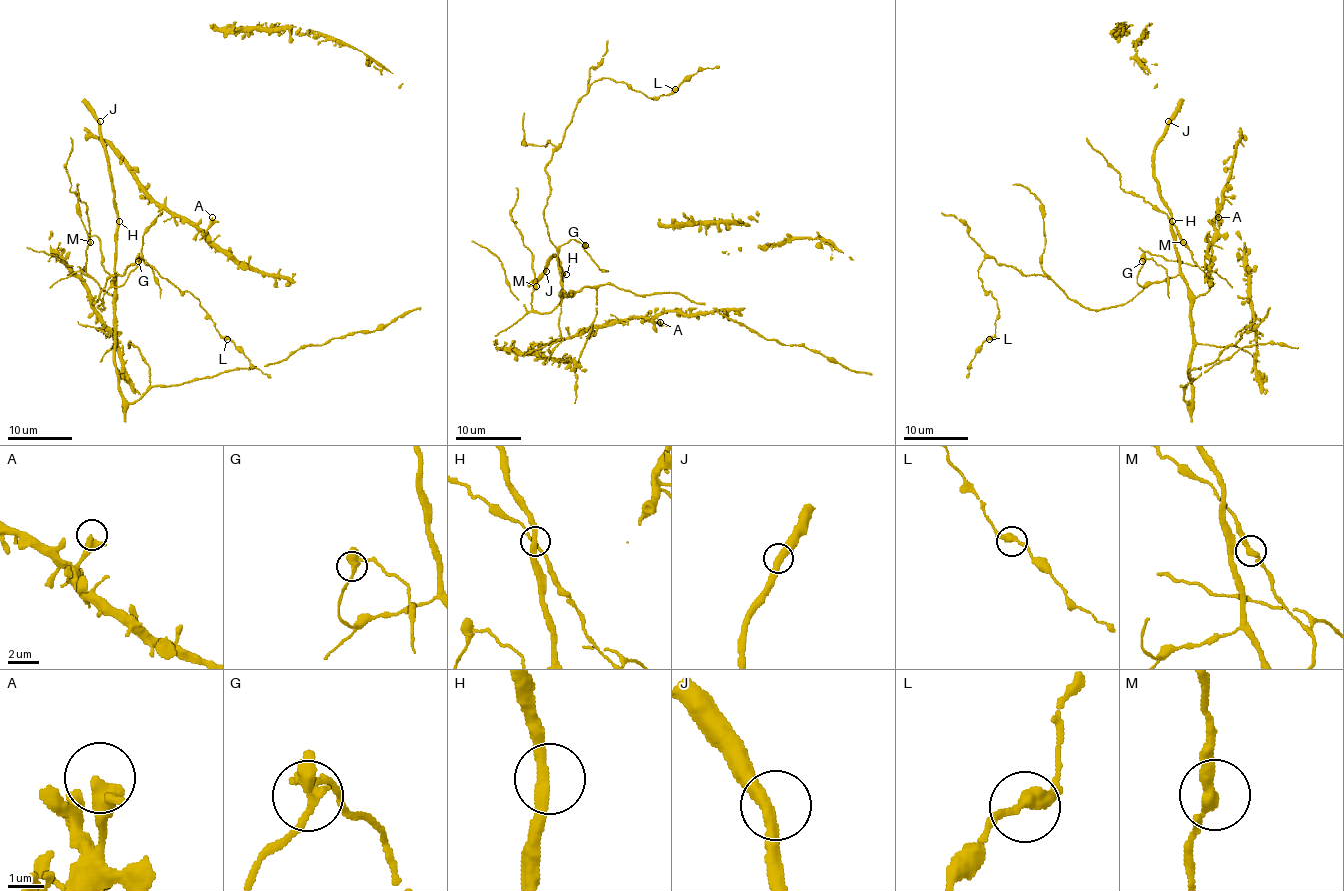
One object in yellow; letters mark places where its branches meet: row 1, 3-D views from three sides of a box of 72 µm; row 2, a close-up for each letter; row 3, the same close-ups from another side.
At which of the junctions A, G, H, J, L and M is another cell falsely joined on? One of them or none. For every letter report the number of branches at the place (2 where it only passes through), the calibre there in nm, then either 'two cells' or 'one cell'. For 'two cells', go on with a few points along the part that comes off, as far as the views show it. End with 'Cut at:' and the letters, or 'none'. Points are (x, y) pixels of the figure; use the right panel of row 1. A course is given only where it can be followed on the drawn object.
A: branches 2; calibre 380 nm; one cell
G: branches 2; calibre 360 nm; two cells; course (1143, 261), (1152, 259), (1167, 272), (1168, 298)
H: branches 2; calibre 320 nm; one cell
J: branches 2; calibre 400 nm; one cell
L: branches 2; calibre 380 nm; one cell
M: branches 2; calibre 320 nm; one cell
Cut at: G

